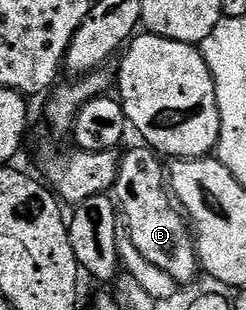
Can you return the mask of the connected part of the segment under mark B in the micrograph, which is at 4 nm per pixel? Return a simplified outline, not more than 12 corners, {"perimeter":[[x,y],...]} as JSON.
{"perimeter":[[149,145],[112,192],[131,241],[178,285],[200,268],[191,228]]}

